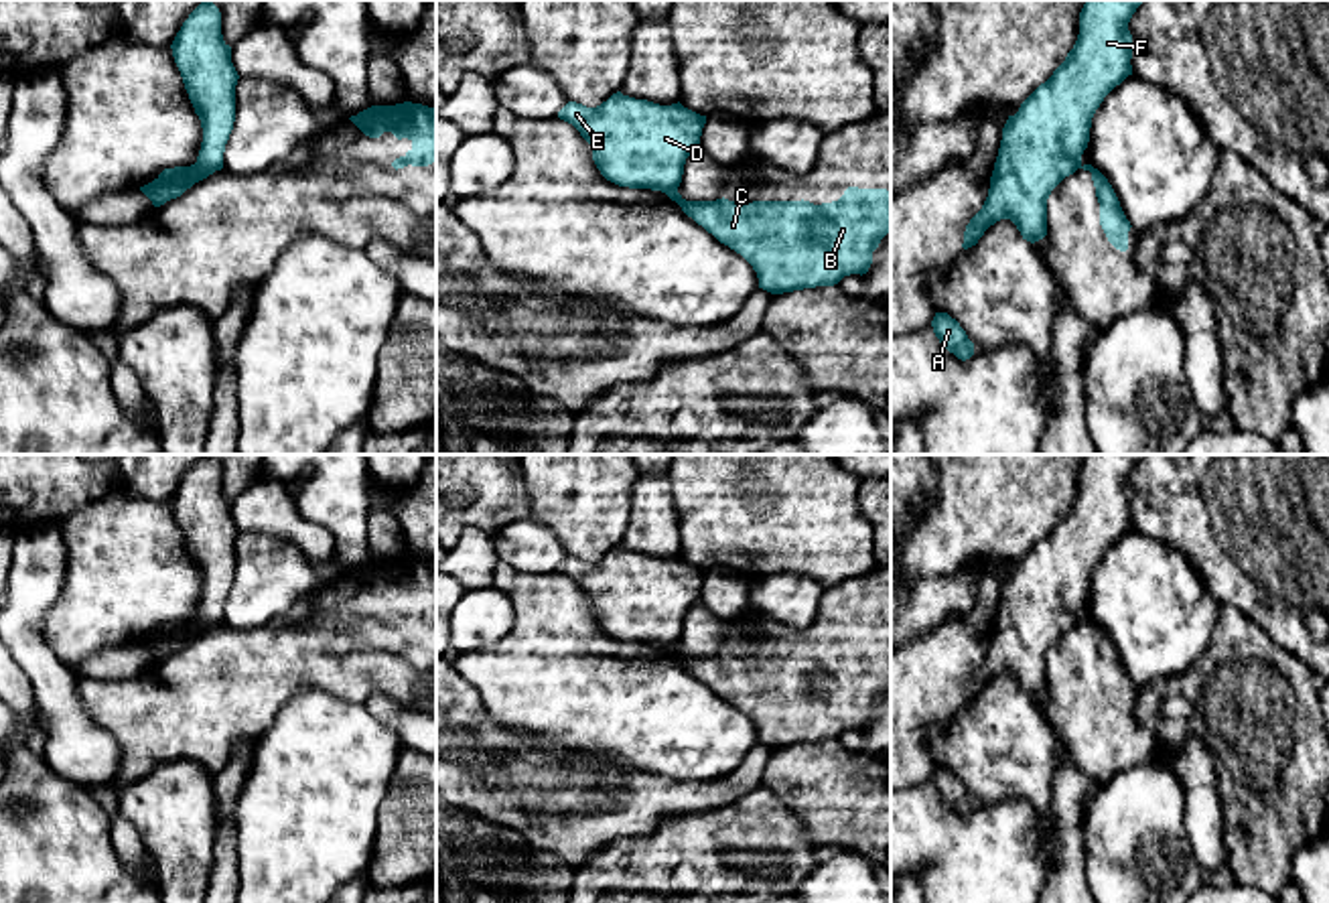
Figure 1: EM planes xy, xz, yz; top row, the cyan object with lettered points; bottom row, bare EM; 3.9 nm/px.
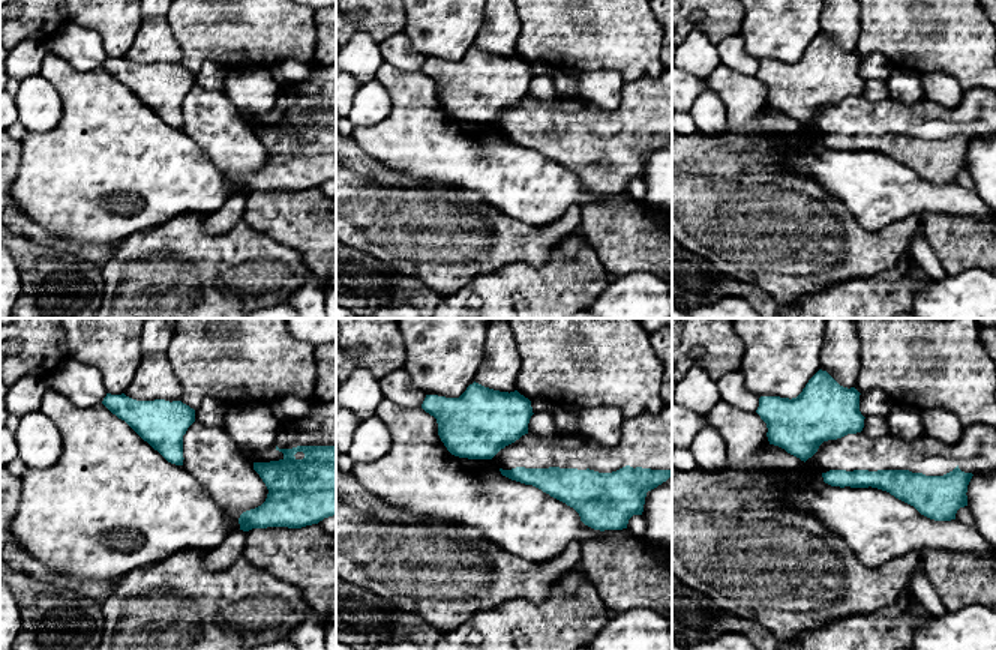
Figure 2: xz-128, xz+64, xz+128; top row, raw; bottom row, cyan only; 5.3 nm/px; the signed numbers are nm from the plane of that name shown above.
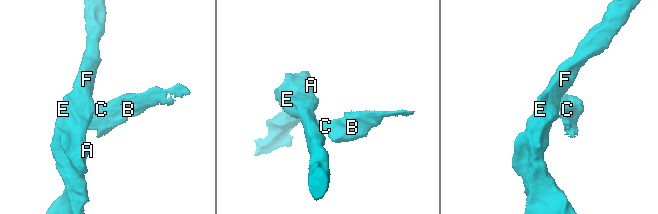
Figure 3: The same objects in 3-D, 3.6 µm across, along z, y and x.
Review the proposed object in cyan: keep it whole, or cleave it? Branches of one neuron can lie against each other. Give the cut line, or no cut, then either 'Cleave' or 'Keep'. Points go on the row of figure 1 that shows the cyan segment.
Split along xz (676, 187), (668, 195). Cleave

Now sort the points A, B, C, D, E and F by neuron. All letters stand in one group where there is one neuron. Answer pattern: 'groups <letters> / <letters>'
groups A D E F / B C

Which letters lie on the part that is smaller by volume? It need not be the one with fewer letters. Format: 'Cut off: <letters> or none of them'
Cut off: B, C

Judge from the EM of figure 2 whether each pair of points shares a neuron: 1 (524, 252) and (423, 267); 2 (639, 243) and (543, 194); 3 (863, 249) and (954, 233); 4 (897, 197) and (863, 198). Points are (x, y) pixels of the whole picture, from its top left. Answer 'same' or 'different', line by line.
1: same
2: different
3: different
4: same

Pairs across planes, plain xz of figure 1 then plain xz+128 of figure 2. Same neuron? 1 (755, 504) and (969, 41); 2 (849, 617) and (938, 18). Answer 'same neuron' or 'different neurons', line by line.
1: same neuron
2: different neurons

